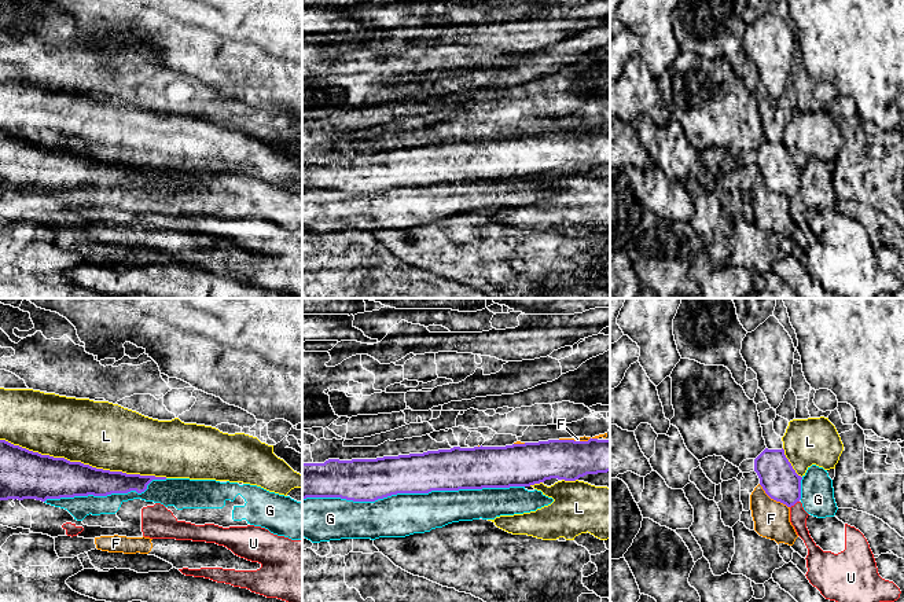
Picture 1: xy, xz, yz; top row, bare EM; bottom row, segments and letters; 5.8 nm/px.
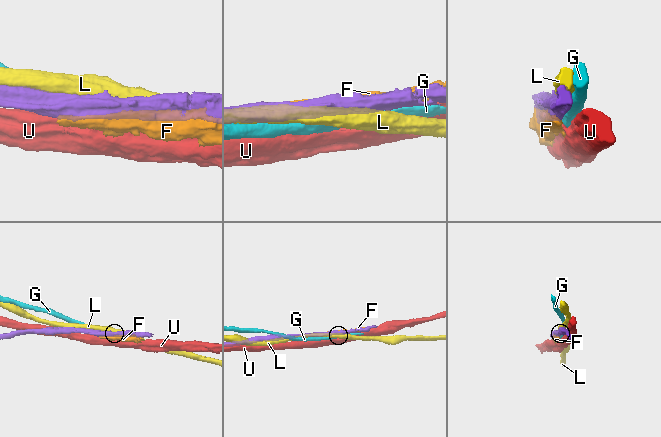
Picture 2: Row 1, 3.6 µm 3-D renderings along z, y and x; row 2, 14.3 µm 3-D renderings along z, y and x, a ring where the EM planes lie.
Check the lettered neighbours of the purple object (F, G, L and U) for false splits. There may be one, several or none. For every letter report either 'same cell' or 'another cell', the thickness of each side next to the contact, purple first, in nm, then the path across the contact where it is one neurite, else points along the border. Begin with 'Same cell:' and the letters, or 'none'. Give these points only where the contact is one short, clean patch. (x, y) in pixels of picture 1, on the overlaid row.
Same cell: none
F: another cell | 220/220 nm
G: another cell | 240/260 nm
L: another cell | 260/380 nm
U: another cell | 220/100 nm | along yz (798, 500), (790, 507)

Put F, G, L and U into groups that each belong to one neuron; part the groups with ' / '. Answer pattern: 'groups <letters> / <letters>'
groups F / G / L / U

